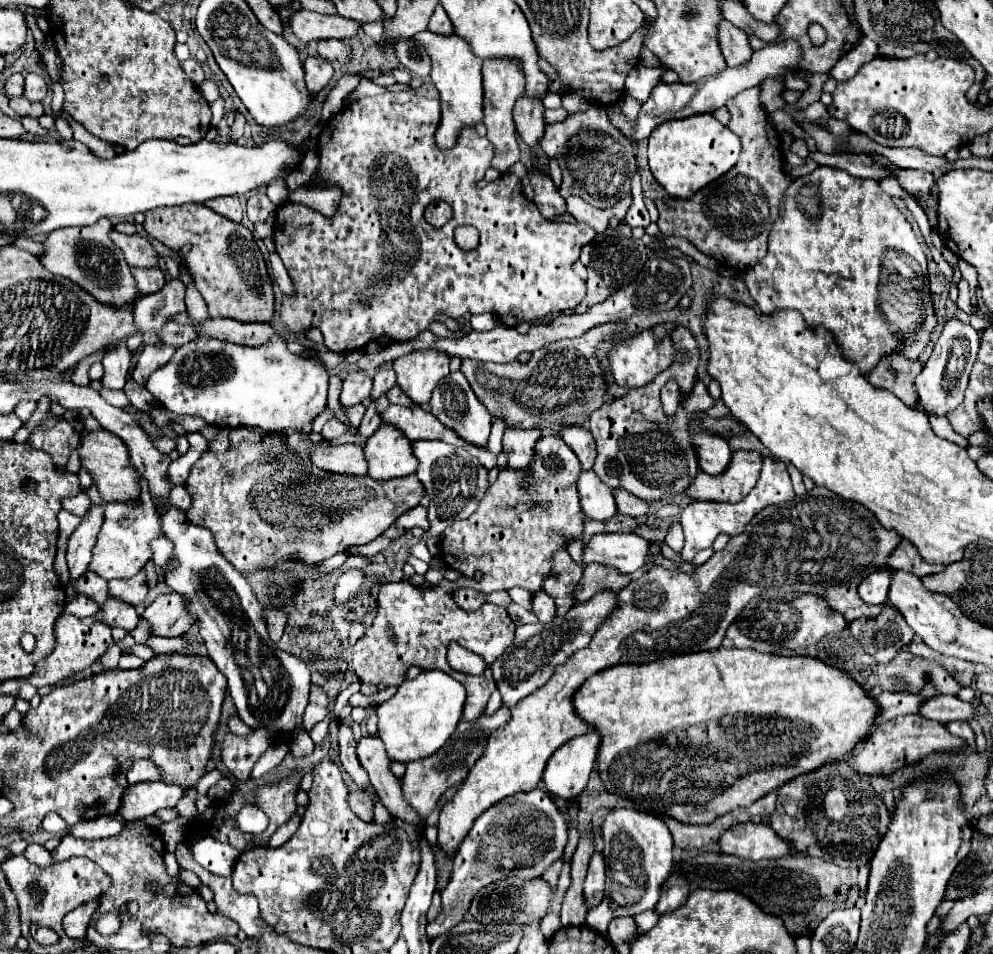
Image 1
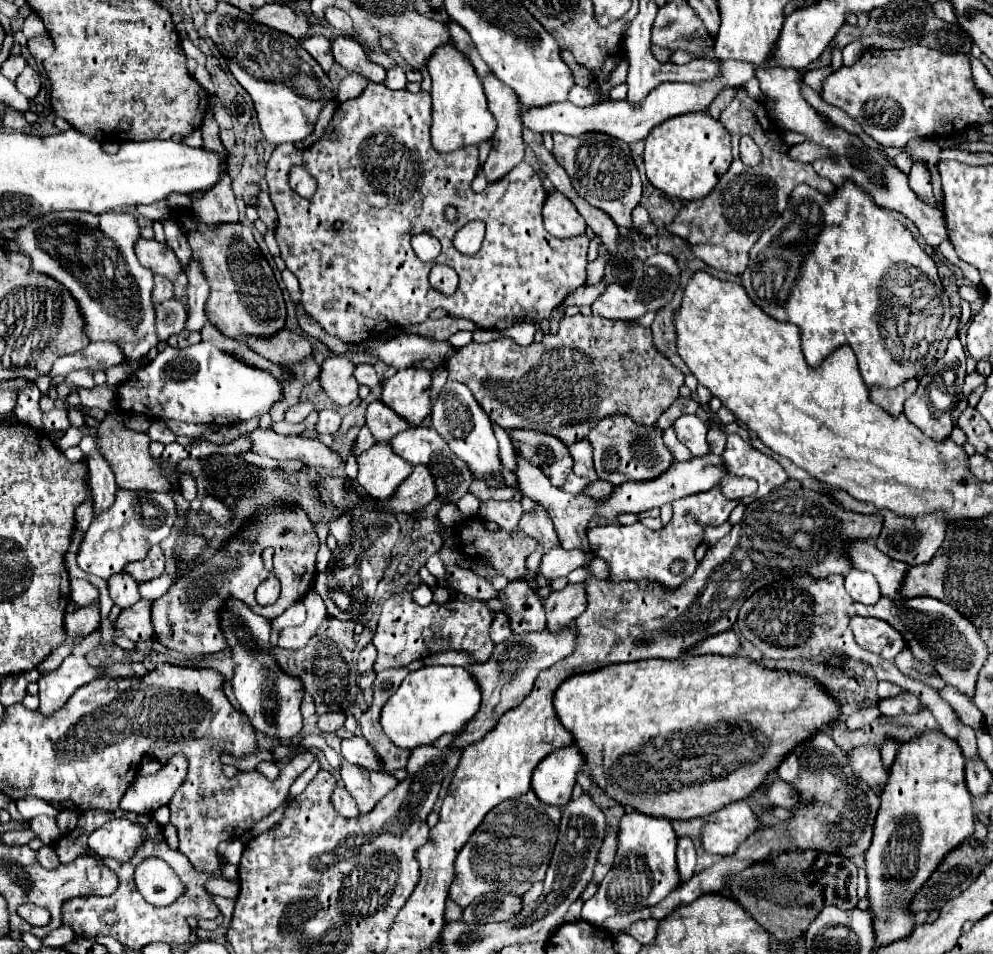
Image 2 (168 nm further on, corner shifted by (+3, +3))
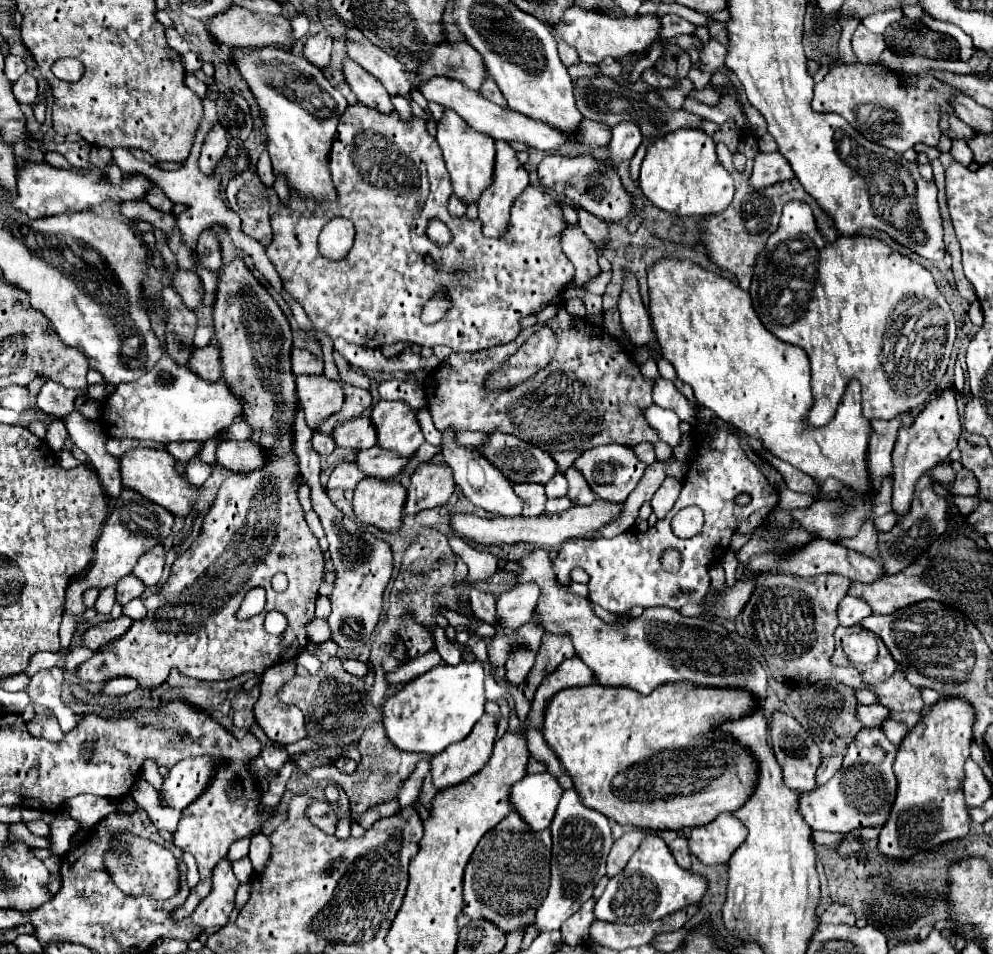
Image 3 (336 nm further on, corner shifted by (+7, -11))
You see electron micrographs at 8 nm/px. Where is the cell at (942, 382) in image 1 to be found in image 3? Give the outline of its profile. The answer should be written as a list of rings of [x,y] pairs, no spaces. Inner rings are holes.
[[[950,384],[948,388],[944,388],[944,392],[940,396],[936,396],[924,404],[922,412],[916,416],[916,420],[912,422],[910,428],[906,428],[906,426],[900,428],[898,440],[894,446],[894,458],[892,458],[892,464],[894,464],[892,508],[894,508],[894,512],[898,512],[900,516],[906,514],[906,510],[910,508],[910,502],[913,500],[914,484],[926,470],[948,460],[948,454],[958,446],[960,430],[962,430],[962,422],[958,418],[958,410],[956,410],[954,384]]]

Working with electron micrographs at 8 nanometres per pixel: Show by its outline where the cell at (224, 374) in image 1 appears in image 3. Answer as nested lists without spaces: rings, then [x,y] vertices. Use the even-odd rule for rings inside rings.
[[[162,356],[152,370],[148,370],[142,378],[126,384],[118,384],[116,392],[110,394],[108,402],[104,402],[100,422],[108,436],[112,438],[136,438],[136,440],[154,440],[154,442],[182,442],[182,440],[210,440],[212,436],[226,430],[236,418],[244,418],[242,412],[244,400],[236,396],[224,378],[210,382],[196,376],[188,366],[178,366],[170,356]]]

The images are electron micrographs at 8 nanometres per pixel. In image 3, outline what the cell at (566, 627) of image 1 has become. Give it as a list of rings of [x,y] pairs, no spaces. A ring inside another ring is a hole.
[[[484,716],[474,726],[470,738],[464,738],[462,742],[448,746],[446,750],[442,750],[442,754],[436,754],[430,760],[434,786],[438,790],[444,790],[476,774],[492,756],[496,730],[496,718]]]

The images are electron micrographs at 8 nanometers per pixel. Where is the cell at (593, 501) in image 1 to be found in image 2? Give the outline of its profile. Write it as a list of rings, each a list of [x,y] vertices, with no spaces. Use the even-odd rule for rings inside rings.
[[[570,474],[570,476],[566,478],[566,484],[564,484],[562,490],[580,492],[580,490],[584,490],[586,486],[588,486],[588,480],[586,480],[586,478],[580,478],[580,476],[576,476],[576,474]]]

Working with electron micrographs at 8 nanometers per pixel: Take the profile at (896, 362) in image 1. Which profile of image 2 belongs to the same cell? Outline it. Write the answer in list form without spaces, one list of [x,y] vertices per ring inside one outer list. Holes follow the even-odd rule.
[[[908,380],[906,384],[902,384],[898,388],[892,388],[892,390],[870,388],[870,400],[874,404],[878,404],[880,408],[884,408],[888,414],[900,416],[904,400],[916,392],[916,386],[918,386],[918,380]]]

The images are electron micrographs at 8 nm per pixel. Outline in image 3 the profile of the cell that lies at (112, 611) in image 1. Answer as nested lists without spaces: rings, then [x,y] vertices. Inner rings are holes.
[[[128,574],[126,578],[118,580],[118,584],[116,584],[116,602],[120,606],[126,606],[134,596],[142,596],[142,592],[144,592],[142,582],[138,582],[138,578]]]

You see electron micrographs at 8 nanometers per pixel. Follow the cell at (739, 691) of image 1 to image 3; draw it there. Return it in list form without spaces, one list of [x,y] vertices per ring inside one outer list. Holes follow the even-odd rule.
[[[666,682],[644,696],[628,686],[588,684],[564,688],[552,696],[544,716],[544,740],[570,774],[580,800],[618,824],[642,830],[684,830],[710,824],[722,812],[736,812],[754,792],[758,762],[748,748],[716,734],[720,722],[740,720],[758,708],[758,698],[744,688],[718,688],[692,682]]]

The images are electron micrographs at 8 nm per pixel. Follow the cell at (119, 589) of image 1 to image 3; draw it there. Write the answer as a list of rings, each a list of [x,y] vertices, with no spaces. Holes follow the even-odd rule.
[[[154,546],[154,550],[146,552],[138,560],[138,566],[134,566],[132,574],[138,580],[142,580],[142,584],[146,588],[150,588],[150,586],[156,586],[160,582],[162,568],[164,568],[164,548],[162,546]]]

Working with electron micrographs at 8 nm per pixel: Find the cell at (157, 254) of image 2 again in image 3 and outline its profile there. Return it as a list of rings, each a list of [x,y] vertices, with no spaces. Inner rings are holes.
[[[176,268],[176,272],[170,278],[170,286],[180,294],[182,302],[188,308],[200,308],[202,298],[202,284],[198,282],[198,276],[192,270]]]

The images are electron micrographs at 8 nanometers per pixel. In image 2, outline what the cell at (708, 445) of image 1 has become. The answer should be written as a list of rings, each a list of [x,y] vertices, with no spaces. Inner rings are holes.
[[[680,416],[674,424],[678,440],[694,454],[704,456],[708,454],[708,442],[706,442],[706,422],[698,416]]]

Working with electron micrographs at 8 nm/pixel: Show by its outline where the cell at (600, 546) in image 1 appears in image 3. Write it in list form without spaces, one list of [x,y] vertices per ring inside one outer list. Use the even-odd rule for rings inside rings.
[[[536,582],[520,584],[498,596],[498,624],[504,630],[516,630],[532,618],[542,590]]]

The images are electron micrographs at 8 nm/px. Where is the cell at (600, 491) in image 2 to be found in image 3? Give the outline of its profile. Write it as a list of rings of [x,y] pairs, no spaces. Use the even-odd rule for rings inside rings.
[[[554,498],[554,500],[548,500],[546,502],[546,512],[548,514],[560,514],[560,512],[566,512],[570,510],[574,504],[570,498]]]

